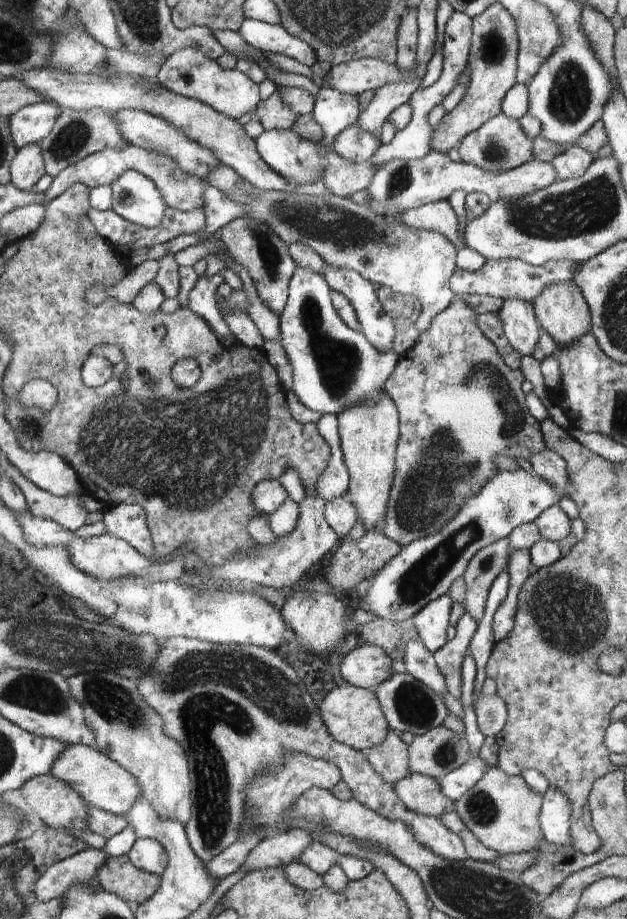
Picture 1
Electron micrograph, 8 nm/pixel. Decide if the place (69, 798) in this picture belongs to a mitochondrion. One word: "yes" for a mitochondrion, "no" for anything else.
no

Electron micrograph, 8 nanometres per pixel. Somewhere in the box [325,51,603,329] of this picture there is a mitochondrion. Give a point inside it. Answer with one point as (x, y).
(569, 93)

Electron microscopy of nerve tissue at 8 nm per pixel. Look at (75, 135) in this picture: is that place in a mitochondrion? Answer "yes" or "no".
yes

